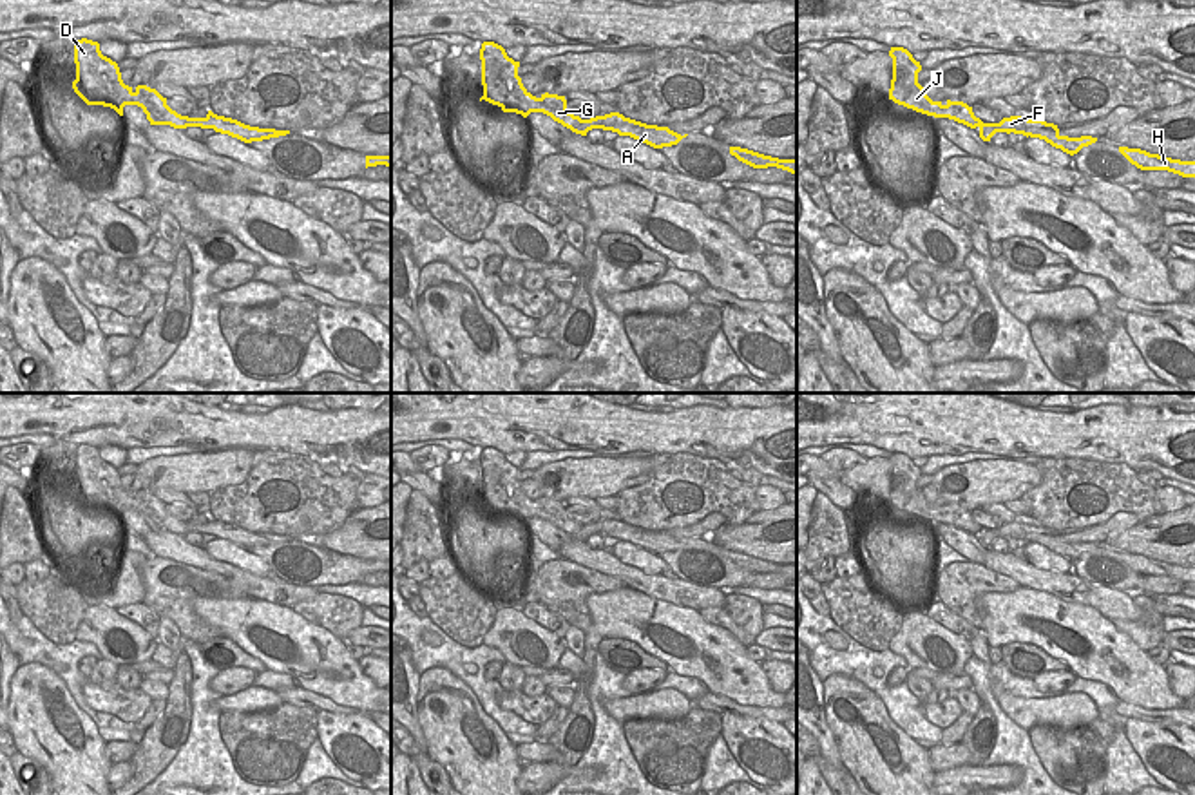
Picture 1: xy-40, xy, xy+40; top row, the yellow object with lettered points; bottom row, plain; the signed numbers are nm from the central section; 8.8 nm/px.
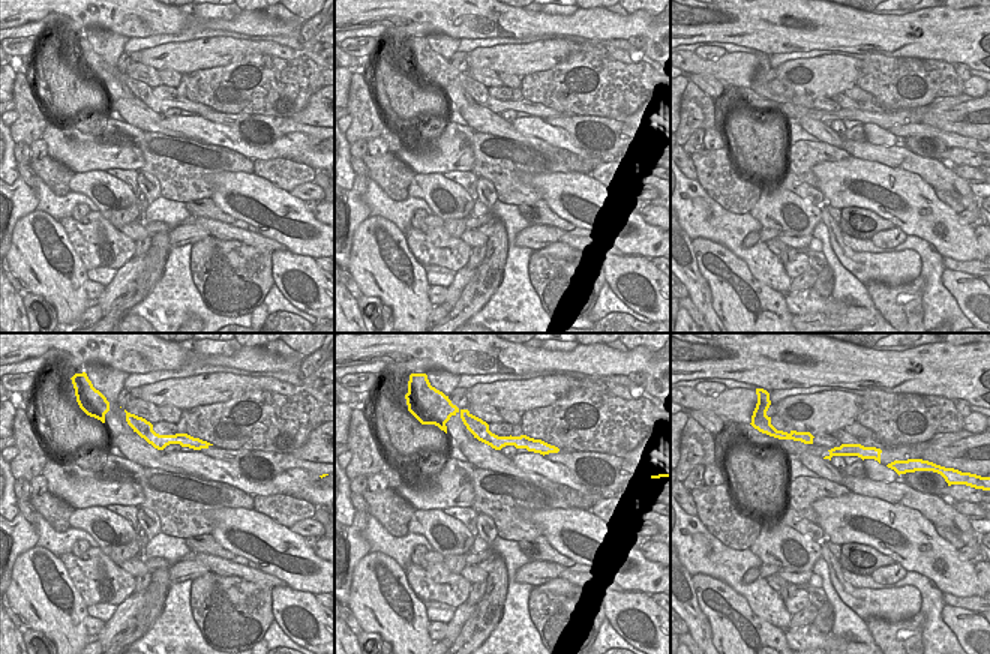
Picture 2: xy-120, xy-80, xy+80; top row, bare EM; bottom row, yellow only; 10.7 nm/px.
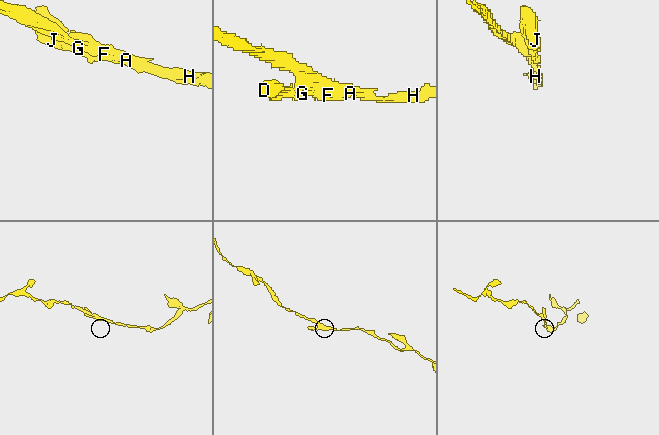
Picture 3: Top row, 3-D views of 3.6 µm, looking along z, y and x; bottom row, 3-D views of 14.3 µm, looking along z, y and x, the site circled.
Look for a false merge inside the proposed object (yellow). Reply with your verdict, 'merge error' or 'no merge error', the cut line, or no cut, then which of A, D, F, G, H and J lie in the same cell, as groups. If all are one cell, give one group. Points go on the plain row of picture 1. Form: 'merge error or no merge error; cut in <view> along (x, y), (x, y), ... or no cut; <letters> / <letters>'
no merge error; no cut; A D F G H J

